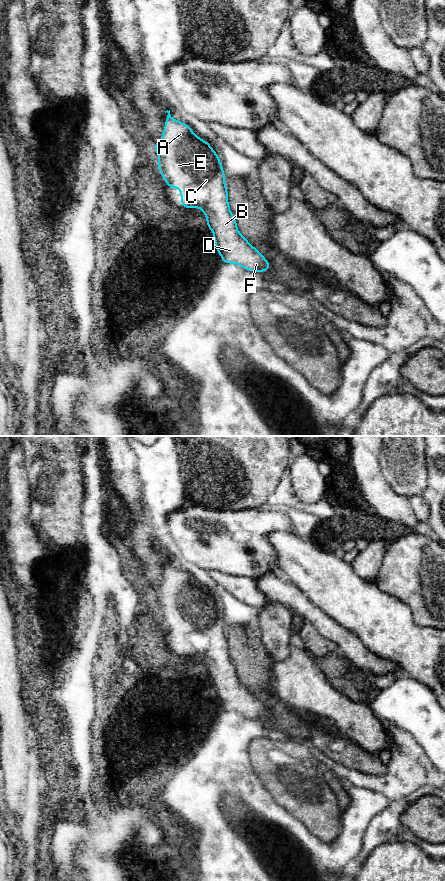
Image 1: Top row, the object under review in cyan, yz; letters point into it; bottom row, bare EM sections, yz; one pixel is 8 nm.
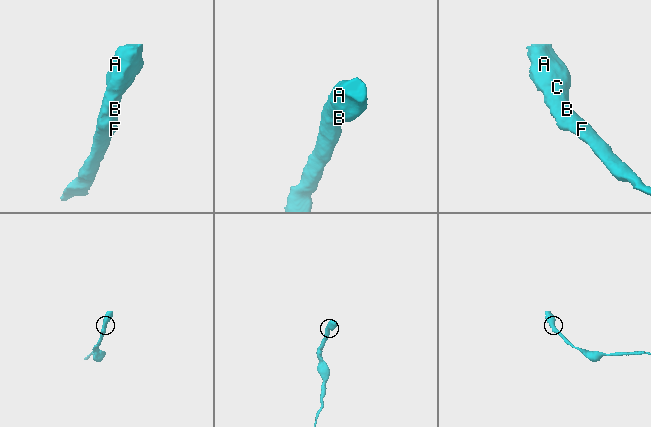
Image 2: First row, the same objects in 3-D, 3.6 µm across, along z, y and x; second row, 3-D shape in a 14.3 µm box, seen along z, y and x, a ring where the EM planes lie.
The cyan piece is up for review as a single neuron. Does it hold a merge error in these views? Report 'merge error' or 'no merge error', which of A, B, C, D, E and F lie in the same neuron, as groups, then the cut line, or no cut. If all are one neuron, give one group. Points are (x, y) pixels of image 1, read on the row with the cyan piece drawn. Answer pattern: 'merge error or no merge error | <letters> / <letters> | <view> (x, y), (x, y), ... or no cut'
no merge error | A B C D E F | no cut

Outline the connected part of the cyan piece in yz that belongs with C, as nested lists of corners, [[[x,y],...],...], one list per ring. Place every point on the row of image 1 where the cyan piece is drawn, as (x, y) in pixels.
[[[170,110],[165,111],[165,113],[166,112],[168,113],[168,115],[167,115],[165,126],[164,126],[164,129],[163,129],[163,136],[155,143],[155,146],[154,146],[154,149],[155,149],[155,151],[158,155],[158,165],[157,166],[159,168],[160,174],[162,175],[162,178],[166,181],[169,188],[179,188],[180,189],[180,194],[181,194],[180,201],[182,203],[182,208],[199,208],[204,212],[210,233],[212,231],[215,232],[215,234],[212,237],[213,237],[214,242],[215,242],[215,248],[217,249],[218,253],[220,254],[220,257],[222,258],[223,262],[225,262],[226,264],[231,264],[231,263],[238,264],[243,269],[249,270],[249,271],[252,271],[252,272],[265,272],[265,271],[269,270],[270,269],[270,263],[265,259],[265,257],[255,247],[253,247],[248,242],[248,240],[245,237],[243,237],[241,235],[241,233],[239,232],[239,230],[237,228],[237,222],[236,222],[234,216],[231,213],[230,206],[229,206],[229,203],[228,203],[228,190],[227,190],[227,186],[225,184],[224,169],[221,165],[221,161],[220,161],[217,153],[213,150],[213,148],[211,147],[211,145],[207,141],[202,140],[200,137],[195,135],[194,132],[192,131],[192,129],[187,124],[175,120],[170,115]]]

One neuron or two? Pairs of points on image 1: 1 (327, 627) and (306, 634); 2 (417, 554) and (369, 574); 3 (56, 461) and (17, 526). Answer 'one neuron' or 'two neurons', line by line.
1: two neurons
2: two neurons
3: two neurons

